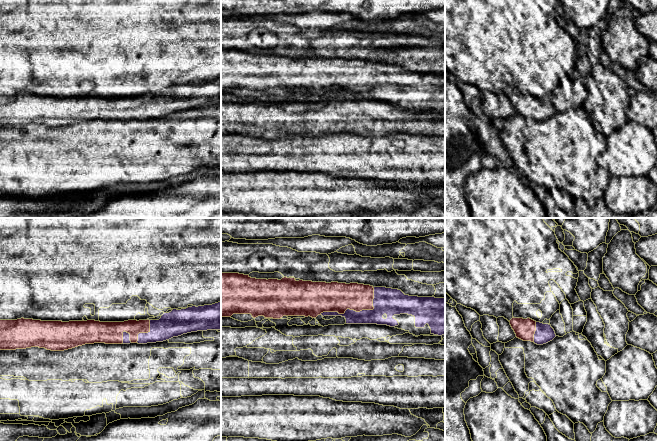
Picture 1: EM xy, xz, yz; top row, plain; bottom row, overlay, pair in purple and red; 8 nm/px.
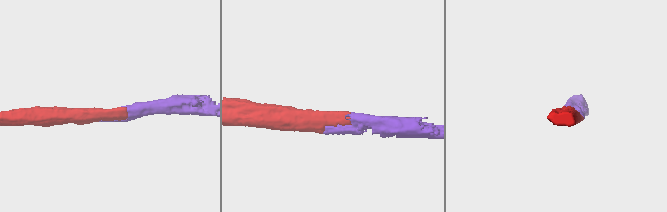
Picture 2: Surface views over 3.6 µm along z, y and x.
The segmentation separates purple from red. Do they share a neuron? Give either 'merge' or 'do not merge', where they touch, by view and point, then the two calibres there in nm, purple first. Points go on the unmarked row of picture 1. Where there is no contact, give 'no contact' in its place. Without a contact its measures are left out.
merge | xz (355, 87) | 190/240 nm

